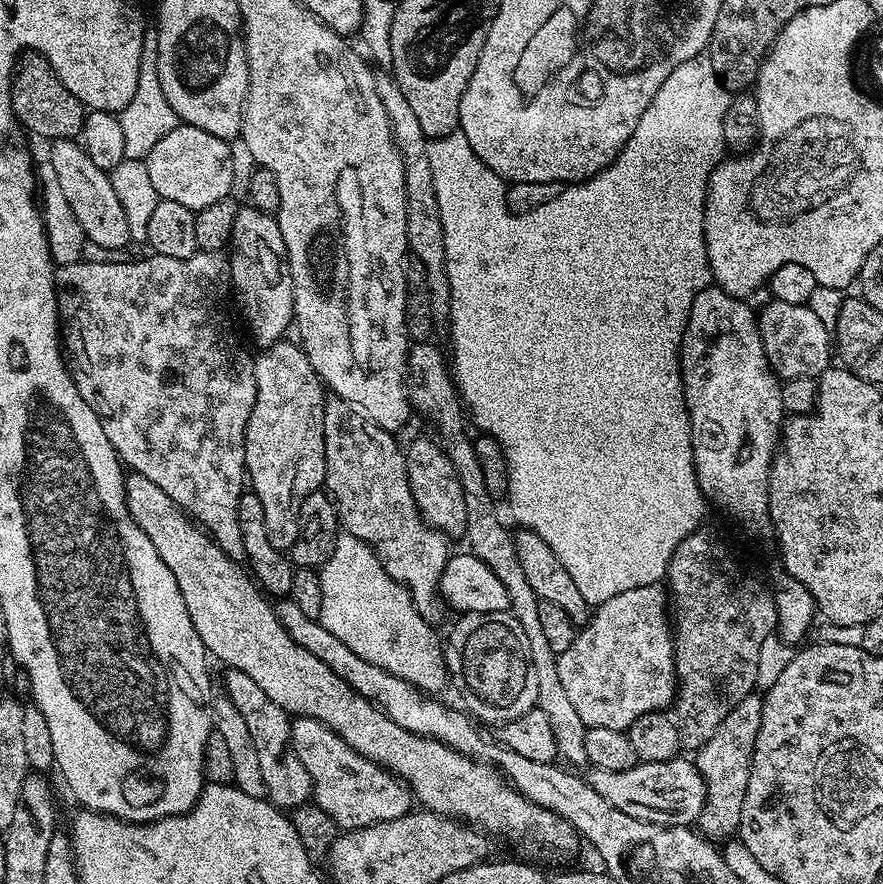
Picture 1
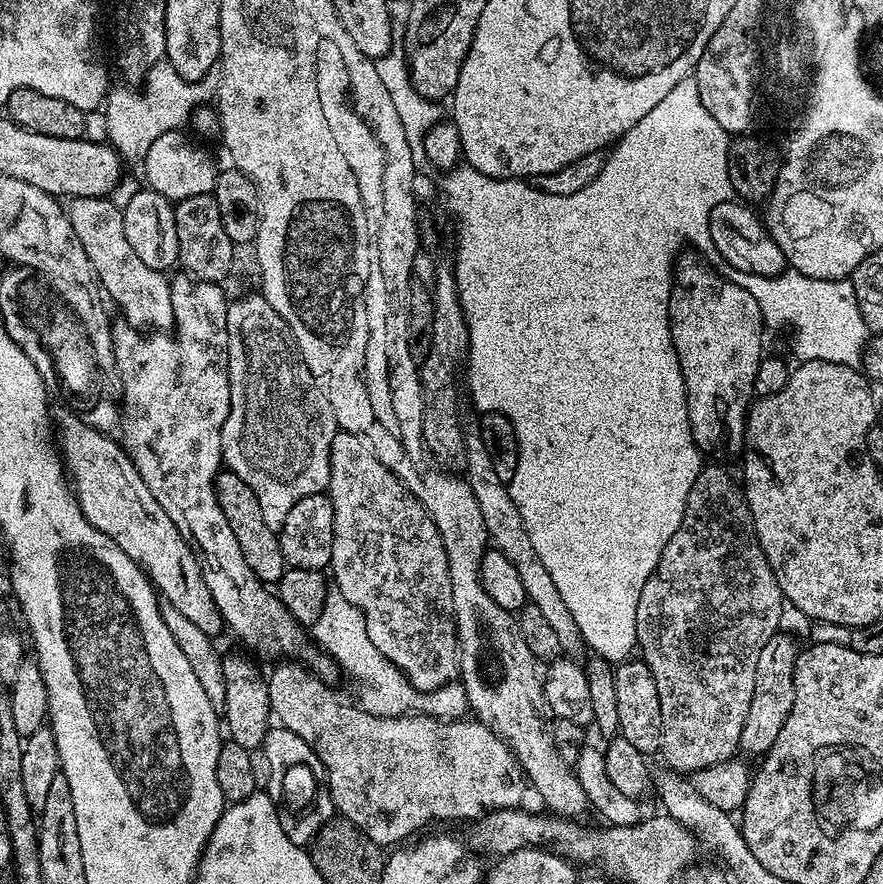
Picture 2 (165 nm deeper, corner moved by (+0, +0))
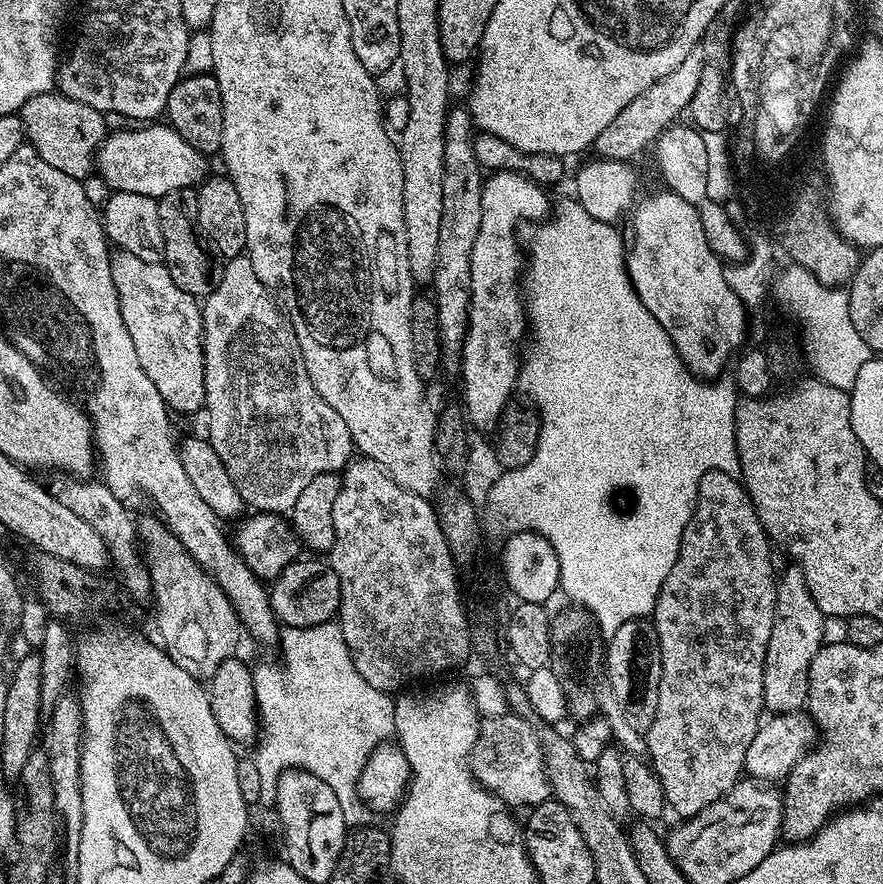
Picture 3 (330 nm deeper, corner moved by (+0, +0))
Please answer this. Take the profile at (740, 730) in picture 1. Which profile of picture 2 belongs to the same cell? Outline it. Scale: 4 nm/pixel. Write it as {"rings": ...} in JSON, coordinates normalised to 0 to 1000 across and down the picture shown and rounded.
{"rings":[[[882,714],[878,719],[872,722],[872,726],[867,726],[866,734],[863,735],[862,743],[858,744],[858,762],[854,767],[854,790],[849,794],[849,808],[845,808],[845,821],[840,821],[840,835],[838,836],[837,850],[841,852],[844,856],[856,855],[855,857],[864,856],[866,851],[872,848],[872,844],[877,844],[877,838],[881,836],[881,829],[886,827],[886,821],[890,818],[890,812],[895,812],[895,803],[899,799],[899,762],[901,761],[901,745],[906,743],[908,736],[907,730],[901,730],[904,726],[900,718],[894,717],[891,714]]]}

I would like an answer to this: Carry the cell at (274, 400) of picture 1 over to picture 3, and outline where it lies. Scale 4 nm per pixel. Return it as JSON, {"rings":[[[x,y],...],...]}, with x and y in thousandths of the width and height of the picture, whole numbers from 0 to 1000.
{"rings":[[[281,288],[267,290],[253,300],[247,324],[237,335],[230,336],[229,352],[231,354],[231,462],[233,467],[236,466],[233,497],[242,505],[242,509],[247,509],[247,518],[251,518],[251,527],[256,527],[256,536],[265,541],[265,550],[270,550],[270,559],[282,576],[290,579],[330,580],[333,568],[337,568],[342,554],[347,554],[347,550],[356,541],[360,541],[360,536],[384,535],[393,527],[395,520],[400,519],[401,503],[396,486],[392,486],[392,477],[387,477],[383,464],[378,464],[378,459],[370,457],[365,446],[356,441],[356,432],[351,432],[351,423],[342,405],[340,383],[308,331],[294,318],[292,310],[288,310],[288,301]]]}

